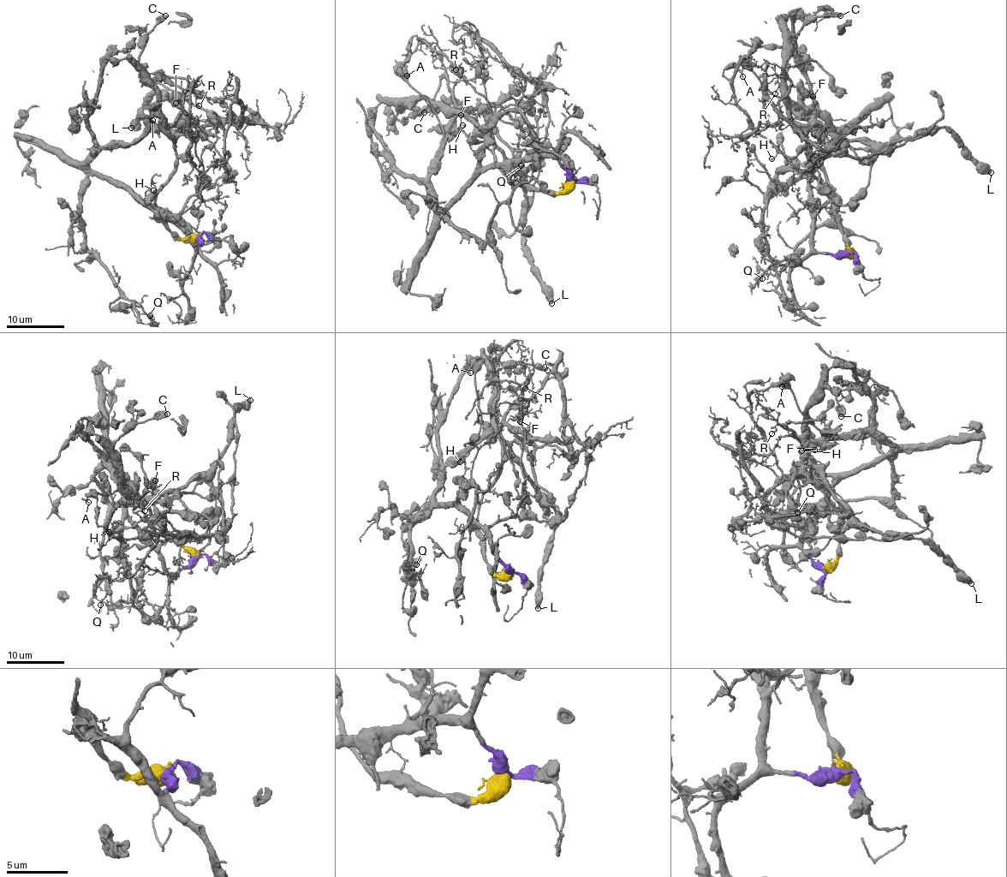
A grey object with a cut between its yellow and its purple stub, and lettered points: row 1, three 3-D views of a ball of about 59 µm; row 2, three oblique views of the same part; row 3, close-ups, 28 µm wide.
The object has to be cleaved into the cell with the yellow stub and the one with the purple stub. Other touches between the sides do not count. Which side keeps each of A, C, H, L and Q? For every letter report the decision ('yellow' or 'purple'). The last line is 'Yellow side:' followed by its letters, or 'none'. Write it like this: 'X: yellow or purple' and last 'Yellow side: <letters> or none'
A: purple
C: yellow
H: yellow
L: yellow
Q: purple
Yellow side: C, H, L

